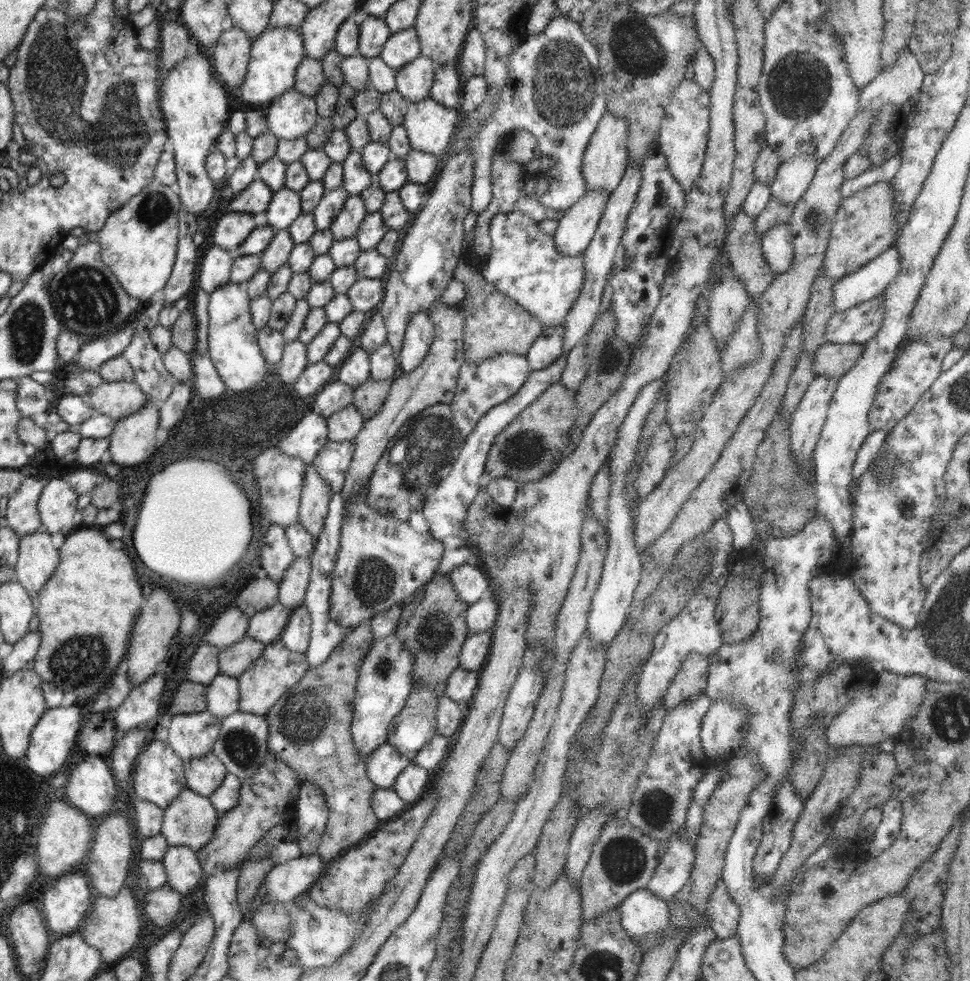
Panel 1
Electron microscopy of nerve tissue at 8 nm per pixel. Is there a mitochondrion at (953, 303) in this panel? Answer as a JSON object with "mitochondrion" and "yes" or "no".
{"mitochondrion":"yes"}

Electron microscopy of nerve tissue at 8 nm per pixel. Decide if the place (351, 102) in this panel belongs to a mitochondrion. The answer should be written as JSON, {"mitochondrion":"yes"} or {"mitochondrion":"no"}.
{"mitochondrion":"no"}

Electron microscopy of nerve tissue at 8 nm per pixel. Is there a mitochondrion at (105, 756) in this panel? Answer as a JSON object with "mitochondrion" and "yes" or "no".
{"mitochondrion":"no"}

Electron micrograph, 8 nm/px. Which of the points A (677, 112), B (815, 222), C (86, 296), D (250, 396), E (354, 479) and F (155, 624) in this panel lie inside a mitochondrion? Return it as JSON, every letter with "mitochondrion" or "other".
{"A":"other","B":"mitochondrion","C":"mitochondrion","D":"other","E":"other","F":"other"}

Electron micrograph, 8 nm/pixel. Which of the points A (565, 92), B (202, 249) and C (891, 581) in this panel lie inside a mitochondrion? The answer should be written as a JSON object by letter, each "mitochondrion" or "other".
{"A":"mitochondrion","B":"other","C":"other"}

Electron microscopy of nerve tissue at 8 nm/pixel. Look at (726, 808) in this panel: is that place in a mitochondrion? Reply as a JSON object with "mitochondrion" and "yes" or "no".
{"mitochondrion":"no"}

